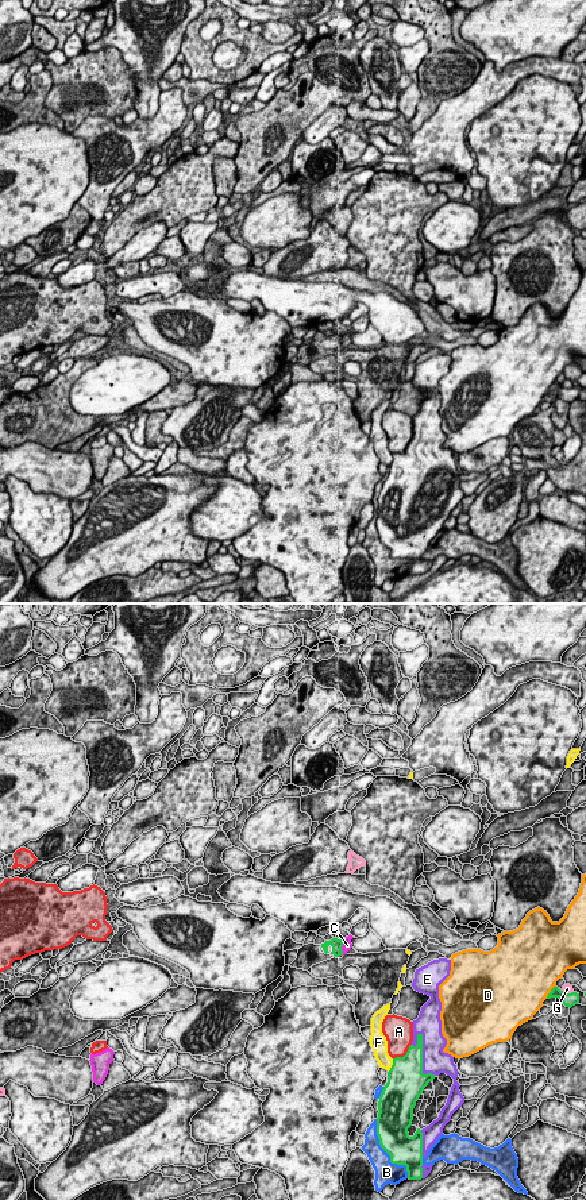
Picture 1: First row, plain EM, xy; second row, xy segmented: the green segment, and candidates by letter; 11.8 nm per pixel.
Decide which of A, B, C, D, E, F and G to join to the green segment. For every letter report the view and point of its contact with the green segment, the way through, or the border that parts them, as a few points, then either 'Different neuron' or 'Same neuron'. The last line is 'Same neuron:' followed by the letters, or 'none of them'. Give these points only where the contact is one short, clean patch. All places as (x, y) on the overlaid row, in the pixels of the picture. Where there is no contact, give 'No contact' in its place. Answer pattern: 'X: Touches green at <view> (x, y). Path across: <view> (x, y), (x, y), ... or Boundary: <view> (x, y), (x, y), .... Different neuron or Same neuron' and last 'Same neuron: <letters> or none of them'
A: Touches green at xy (405, 1054). Different neuron
B: Touches green at xy (386, 1152). Different neuron
C: Touches green at xy (340, 948). Different neuron
D: Touches green at xy (550, 992). Different neuron
E: Touches green at xy (421, 1058). Same neuron
F: Touches green at xy (392, 1065). Different neuron
G: Touches green at xy (567, 994). Boundary: xy (562, 990), (573, 992). Different neuron
Same neuron: E

